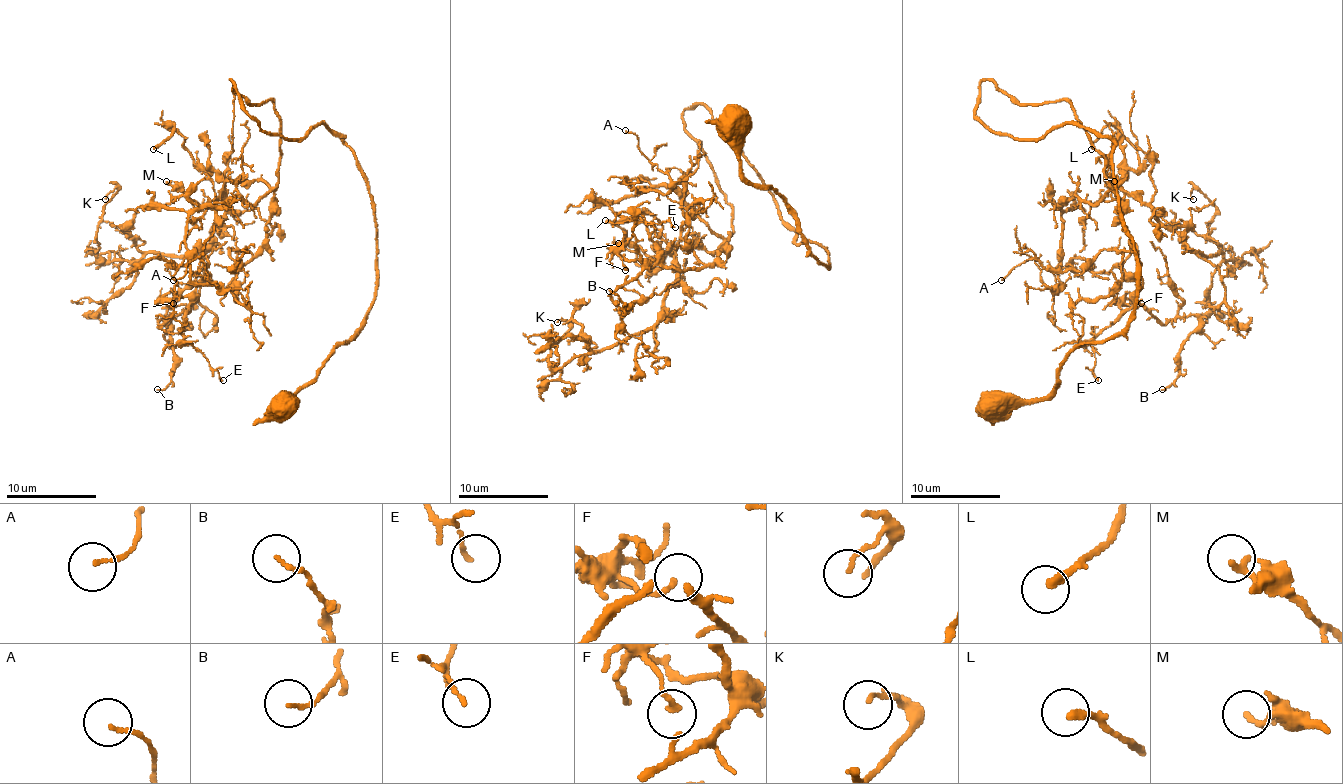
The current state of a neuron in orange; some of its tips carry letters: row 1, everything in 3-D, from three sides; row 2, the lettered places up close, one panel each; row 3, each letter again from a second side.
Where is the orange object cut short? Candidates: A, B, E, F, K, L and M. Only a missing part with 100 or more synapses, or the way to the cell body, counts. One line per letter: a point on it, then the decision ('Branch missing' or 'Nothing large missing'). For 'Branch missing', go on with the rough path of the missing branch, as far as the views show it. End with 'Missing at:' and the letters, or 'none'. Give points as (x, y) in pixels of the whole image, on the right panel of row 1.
A: Place: (1001, 280). Nothing large missing
B: Place: (1162, 389). Nothing large missing
E: Place: (1098, 380). Nothing large missing
F: Place: (1141, 303). Nothing large missing
K: Place: (1193, 199). Nothing large missing
L: Place: (1091, 149). Nothing large missing
M: Place: (1114, 181). Nothing large missing
Missing at: none

